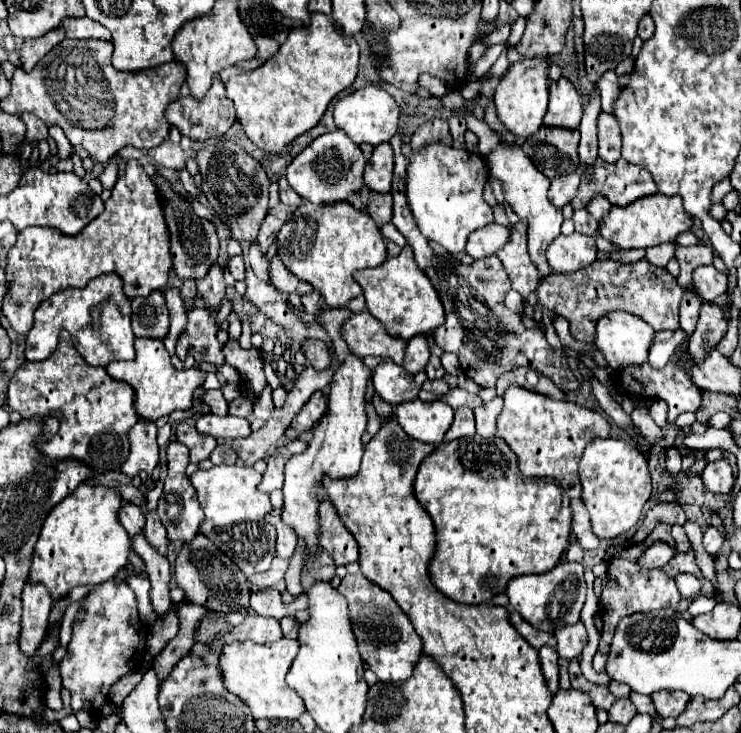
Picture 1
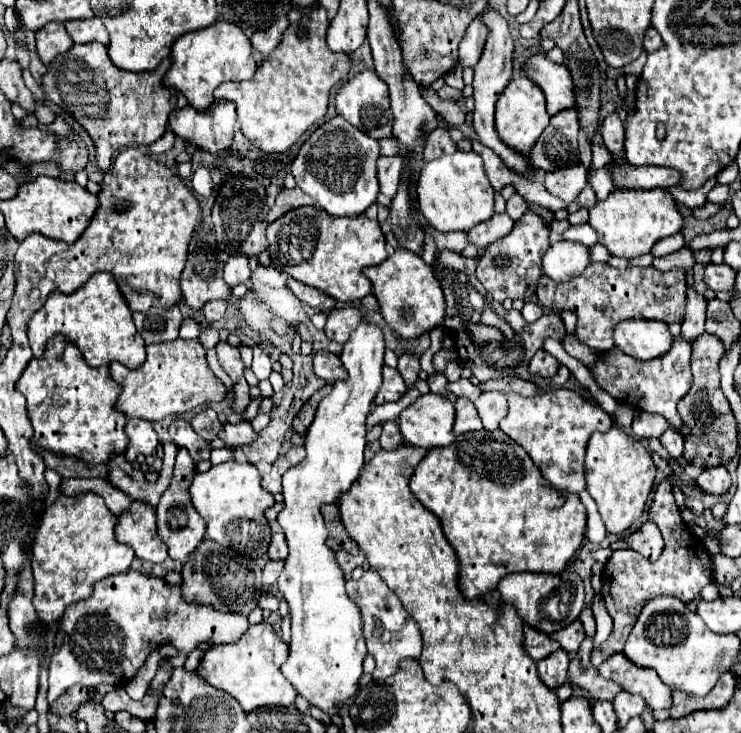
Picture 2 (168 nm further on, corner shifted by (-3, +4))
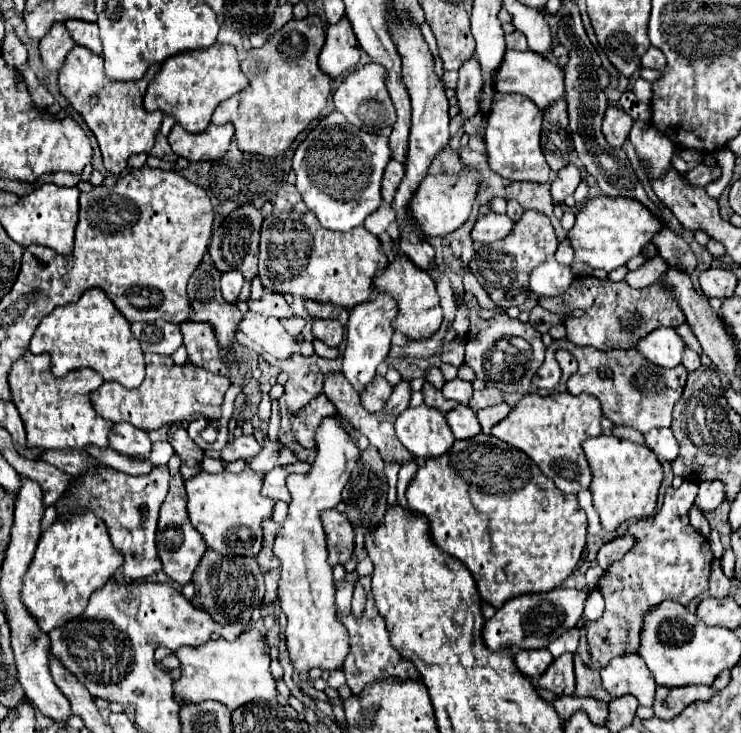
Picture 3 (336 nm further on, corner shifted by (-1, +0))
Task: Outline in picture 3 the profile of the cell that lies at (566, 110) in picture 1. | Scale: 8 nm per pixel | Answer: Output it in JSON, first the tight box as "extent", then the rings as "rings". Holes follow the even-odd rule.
{"extent":[496,50,564,110],"rings":[[[506,50],[504,62],[502,62],[502,66],[500,66],[498,74],[496,74],[496,92],[500,92],[500,94],[510,94],[510,92],[524,94],[538,108],[546,110],[548,106],[554,104],[554,100],[564,98],[564,72],[556,62],[536,54],[532,50],[526,50],[526,52]]]}

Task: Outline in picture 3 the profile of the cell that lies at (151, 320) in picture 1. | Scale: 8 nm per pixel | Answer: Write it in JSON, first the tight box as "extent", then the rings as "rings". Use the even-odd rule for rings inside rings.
{"extent":[132,320,182,356],"rings":[[[164,320],[134,322],[132,332],[140,340],[144,352],[156,352],[156,354],[170,356],[182,344],[180,326],[164,322]]]}

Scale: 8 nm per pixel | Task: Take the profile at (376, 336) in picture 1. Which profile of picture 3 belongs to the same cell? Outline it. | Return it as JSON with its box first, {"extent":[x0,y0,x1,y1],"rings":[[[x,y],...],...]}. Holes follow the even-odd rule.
{"extent":[312,320,344,346],"rings":[[[314,320],[312,334],[328,346],[340,346],[344,338],[344,326],[338,320]]]}

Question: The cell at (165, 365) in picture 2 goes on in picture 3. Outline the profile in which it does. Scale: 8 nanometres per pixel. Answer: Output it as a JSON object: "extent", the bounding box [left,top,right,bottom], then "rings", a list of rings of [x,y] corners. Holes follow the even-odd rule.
{"extent":[90,354,230,430],"rings":[[[146,354],[146,378],[138,388],[124,388],[122,384],[104,382],[100,388],[96,388],[90,398],[94,404],[94,410],[118,424],[118,422],[130,422],[140,430],[158,430],[162,426],[170,424],[182,424],[194,414],[206,416],[210,420],[220,418],[222,414],[222,400],[226,390],[230,388],[228,376],[220,376],[214,372],[208,372],[206,368],[200,368],[196,364],[174,364],[170,356],[160,354]]]}

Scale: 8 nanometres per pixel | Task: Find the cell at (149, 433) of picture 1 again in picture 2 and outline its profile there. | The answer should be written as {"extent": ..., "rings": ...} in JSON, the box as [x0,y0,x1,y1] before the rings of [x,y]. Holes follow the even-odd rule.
{"extent":[124,420,158,460],"rings":[[[128,420],[126,422],[126,436],[128,436],[128,448],[124,452],[126,460],[136,460],[140,454],[142,456],[152,456],[158,446],[158,436],[152,428],[150,422],[146,420]]]}

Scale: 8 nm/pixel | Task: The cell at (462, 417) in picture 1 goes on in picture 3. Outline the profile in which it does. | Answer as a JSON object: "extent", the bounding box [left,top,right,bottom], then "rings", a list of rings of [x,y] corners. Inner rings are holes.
{"extent":[446,404,480,440],"rings":[[[458,404],[454,410],[450,410],[446,414],[446,420],[448,420],[456,440],[464,440],[464,438],[480,434],[480,424],[478,424],[476,412],[470,406]]]}

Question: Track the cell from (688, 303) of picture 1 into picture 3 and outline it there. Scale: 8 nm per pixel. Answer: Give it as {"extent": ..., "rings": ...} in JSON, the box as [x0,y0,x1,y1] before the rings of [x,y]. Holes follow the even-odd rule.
{"extent":[552,342,688,432],"rings":[[[554,342],[552,348],[568,350],[578,360],[578,370],[568,378],[568,392],[570,394],[594,394],[600,404],[602,412],[608,420],[618,426],[630,426],[638,432],[650,432],[652,428],[670,428],[672,424],[672,406],[680,398],[680,392],[686,384],[688,370],[678,364],[676,368],[660,368],[644,356],[640,356],[634,348],[630,350],[594,350],[594,348],[580,348],[572,342]]]}

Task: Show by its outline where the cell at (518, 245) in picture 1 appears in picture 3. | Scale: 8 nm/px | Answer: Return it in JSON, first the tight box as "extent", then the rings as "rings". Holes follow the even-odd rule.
{"extent":[470,212,558,308],"rings":[[[524,212],[524,216],[514,224],[512,232],[504,240],[488,244],[474,254],[470,268],[494,304],[500,304],[504,308],[522,306],[526,298],[532,296],[532,290],[528,288],[528,274],[546,258],[554,256],[556,246],[558,240],[548,216],[544,216],[542,212]]]}

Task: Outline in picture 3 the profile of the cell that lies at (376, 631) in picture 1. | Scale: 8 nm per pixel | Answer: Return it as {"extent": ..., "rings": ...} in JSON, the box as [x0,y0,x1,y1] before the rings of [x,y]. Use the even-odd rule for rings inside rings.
{"extent":[336,582,420,694],"rings":[[[336,582],[336,606],[338,606],[338,616],[342,620],[342,624],[348,628],[348,634],[350,634],[350,654],[344,662],[344,674],[346,674],[346,682],[350,686],[350,690],[354,694],[360,694],[368,684],[376,682],[376,680],[382,680],[382,678],[420,678],[420,674],[416,672],[416,666],[406,660],[404,656],[400,656],[392,644],[390,644],[390,636],[388,636],[388,628],[384,624],[384,618],[376,612],[376,606],[374,606],[374,600],[372,600],[372,594],[368,592],[368,600],[366,600],[366,610],[364,610],[364,616],[362,620],[356,620],[352,614],[350,614],[350,602],[352,602],[352,592],[354,592],[354,584],[350,582]]]}

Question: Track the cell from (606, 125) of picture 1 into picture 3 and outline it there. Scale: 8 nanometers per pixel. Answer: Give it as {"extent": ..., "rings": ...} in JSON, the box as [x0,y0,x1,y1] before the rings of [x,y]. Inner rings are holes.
{"extent":[602,106,634,148],"rings":[[[608,106],[606,116],[604,116],[604,124],[602,124],[602,132],[604,132],[608,144],[614,148],[620,148],[628,138],[632,122],[634,120],[624,110],[620,110],[616,106]]]}

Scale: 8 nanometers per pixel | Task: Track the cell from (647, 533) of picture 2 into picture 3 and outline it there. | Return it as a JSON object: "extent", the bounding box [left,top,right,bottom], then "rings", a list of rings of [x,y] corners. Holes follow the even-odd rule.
{"extent":[598,536,636,568],"rings":[[[622,536],[622,538],[614,538],[610,542],[606,542],[600,552],[598,552],[598,564],[602,568],[608,568],[614,560],[620,560],[626,552],[630,552],[636,546],[634,536]]]}

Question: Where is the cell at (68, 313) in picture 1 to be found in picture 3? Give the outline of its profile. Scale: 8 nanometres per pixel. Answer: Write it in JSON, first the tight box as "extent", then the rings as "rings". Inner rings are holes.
{"extent":[30,288,144,388],"rings":[[[98,288],[84,292],[76,304],[54,308],[44,316],[30,340],[30,352],[48,352],[52,356],[50,368],[54,376],[64,376],[70,370],[86,366],[104,376],[104,380],[116,380],[126,388],[136,388],[144,380],[144,354],[140,342],[132,336],[128,320],[120,316],[120,310]]]}

